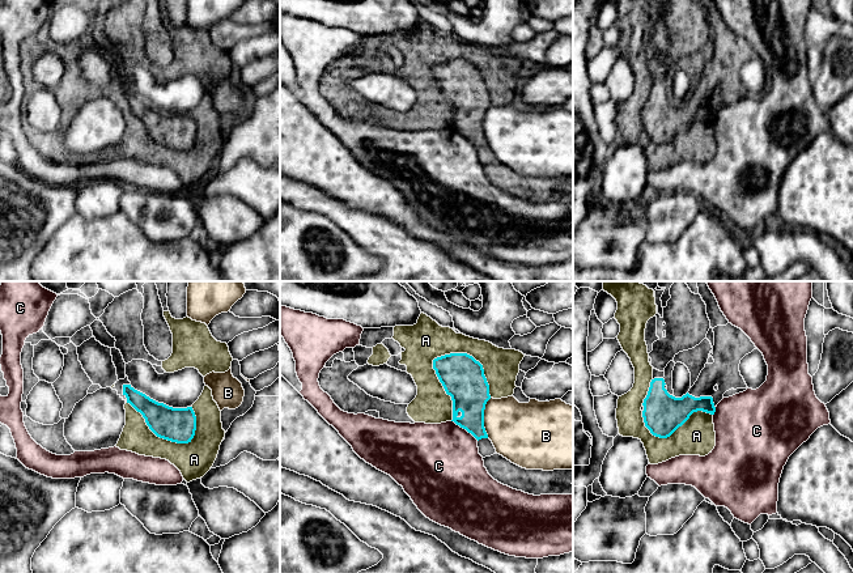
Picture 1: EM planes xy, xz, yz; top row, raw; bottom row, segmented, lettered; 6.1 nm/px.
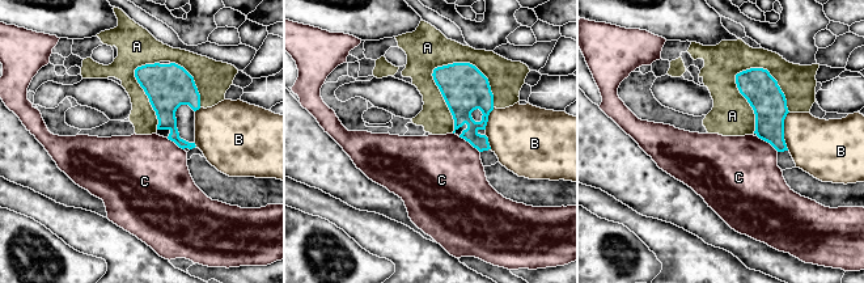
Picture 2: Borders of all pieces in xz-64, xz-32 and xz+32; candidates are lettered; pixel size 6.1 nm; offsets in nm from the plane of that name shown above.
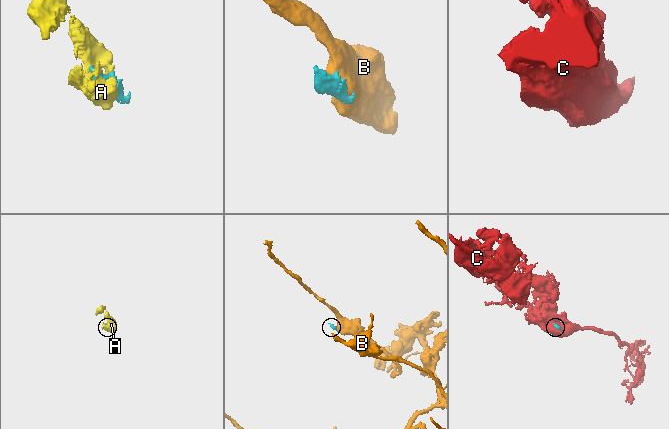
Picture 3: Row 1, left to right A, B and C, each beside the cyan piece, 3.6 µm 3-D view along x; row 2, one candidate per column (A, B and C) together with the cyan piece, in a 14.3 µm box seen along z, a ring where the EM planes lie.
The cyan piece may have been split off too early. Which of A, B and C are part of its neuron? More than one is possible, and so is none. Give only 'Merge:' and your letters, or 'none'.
Merge: none

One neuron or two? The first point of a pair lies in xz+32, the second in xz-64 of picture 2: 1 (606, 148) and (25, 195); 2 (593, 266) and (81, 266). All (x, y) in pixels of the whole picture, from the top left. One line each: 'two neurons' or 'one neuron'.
1: two neurons
2: one neuron

